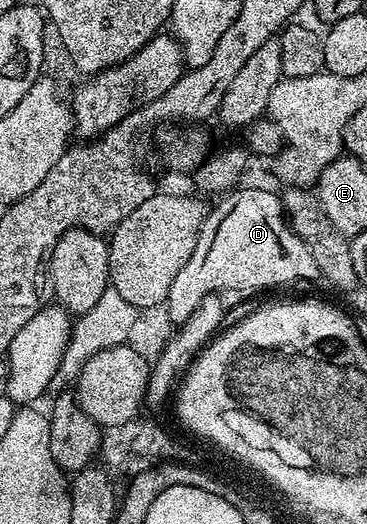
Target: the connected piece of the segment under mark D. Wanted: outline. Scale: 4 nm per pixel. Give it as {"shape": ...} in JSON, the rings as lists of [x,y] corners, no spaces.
{"shape":[[[235,188],[221,198],[218,206],[211,208],[202,223],[196,249],[184,267],[177,272],[172,291],[168,291],[166,305],[174,323],[186,321],[201,300],[209,293],[221,294],[224,289],[270,289],[273,285],[290,285],[293,281],[318,281],[320,274],[316,259],[304,243],[292,232],[284,216],[279,194],[266,189]]]}

